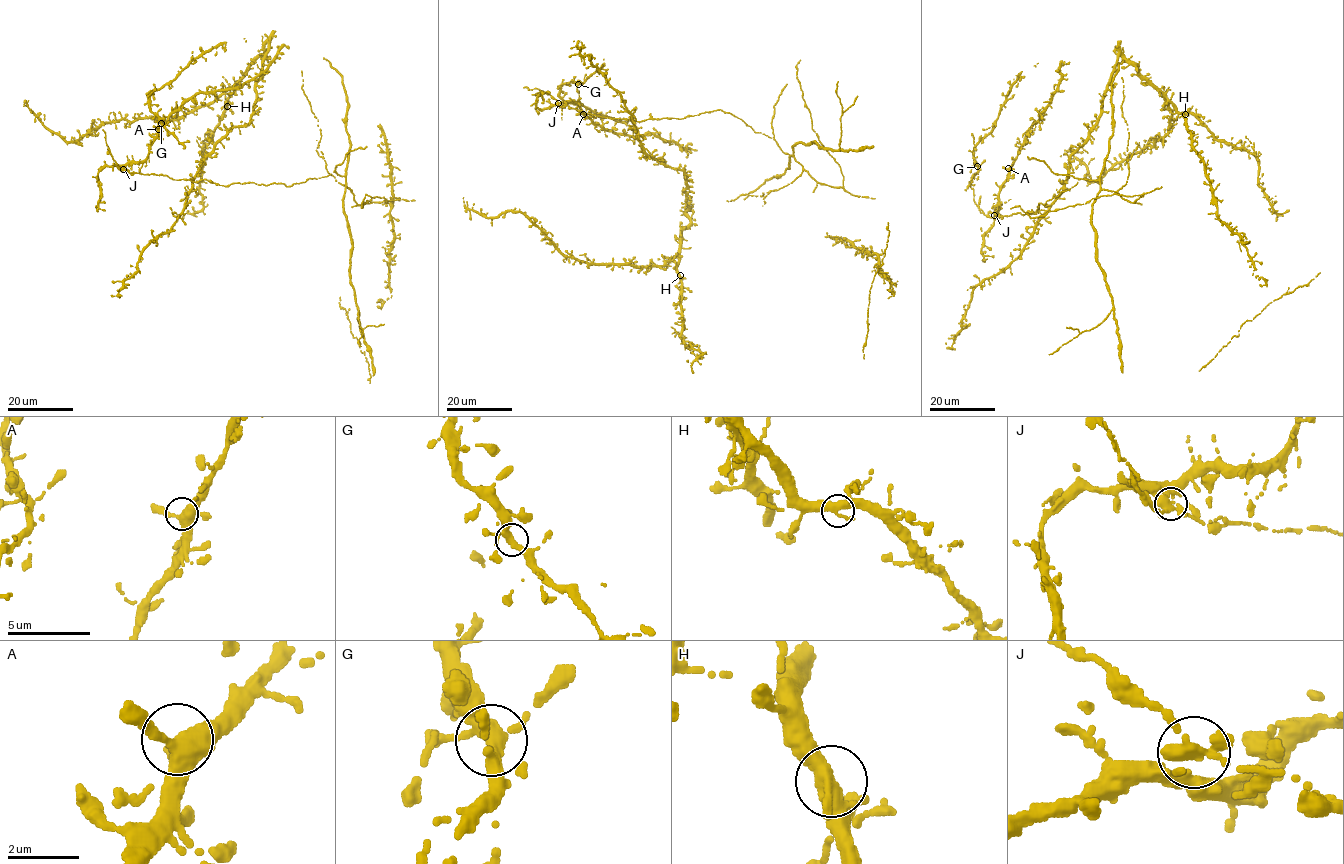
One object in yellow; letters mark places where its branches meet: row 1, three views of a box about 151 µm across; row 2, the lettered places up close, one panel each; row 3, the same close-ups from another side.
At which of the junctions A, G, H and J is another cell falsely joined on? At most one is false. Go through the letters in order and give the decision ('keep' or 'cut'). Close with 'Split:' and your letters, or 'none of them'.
A: keep
G: keep
H: keep
J: keep
Split: none of them

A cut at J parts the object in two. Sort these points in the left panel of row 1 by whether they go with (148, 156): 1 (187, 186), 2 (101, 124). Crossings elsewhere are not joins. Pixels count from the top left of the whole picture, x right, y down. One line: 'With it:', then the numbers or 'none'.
With it: 1, 2

